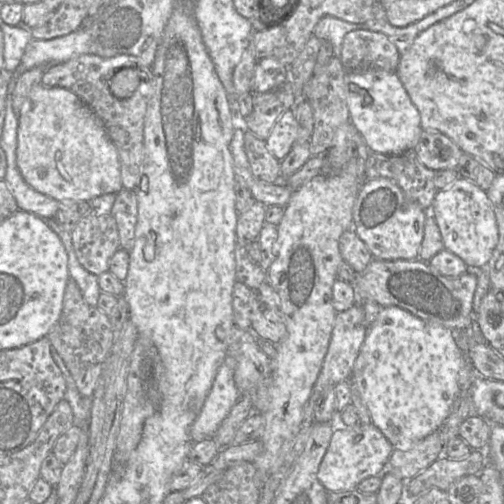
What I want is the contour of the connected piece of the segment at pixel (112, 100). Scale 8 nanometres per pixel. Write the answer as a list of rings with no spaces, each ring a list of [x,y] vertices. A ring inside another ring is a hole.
[[[82,54],[66,62],[48,66],[41,79],[41,84],[45,87],[70,90],[97,115],[117,149],[123,188],[130,190],[134,190],[139,181],[144,158],[144,118],[152,95],[152,86],[149,84],[149,79],[152,79],[151,66],[144,66],[139,60],[138,57],[126,54],[113,57]],[[122,68],[134,68],[140,76],[136,91],[126,99],[116,98],[109,88],[111,78]]]

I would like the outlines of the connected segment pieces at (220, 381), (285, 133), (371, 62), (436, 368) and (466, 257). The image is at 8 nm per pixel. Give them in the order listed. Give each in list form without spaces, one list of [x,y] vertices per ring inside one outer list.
[[[226,356],[219,367],[202,409],[190,428],[193,443],[213,438],[221,422],[240,398],[234,382],[236,361]]]
[[[286,110],[275,122],[270,135],[265,140],[268,151],[278,160],[290,152],[297,140],[298,124],[294,110]]]
[[[356,29],[344,37],[340,60],[346,72],[363,72],[370,69],[395,72],[399,59],[396,46],[383,33]]]
[[[386,306],[380,308],[375,320],[367,328],[349,382],[357,389],[367,407],[371,423],[393,448],[408,450],[438,430],[449,415],[459,391],[458,374],[462,365],[463,353],[455,343],[453,330],[439,324],[426,323],[398,306]]]
[[[458,177],[449,187],[436,192],[430,213],[439,228],[444,249],[461,258],[468,268],[485,268],[499,241],[493,206],[486,192]]]

